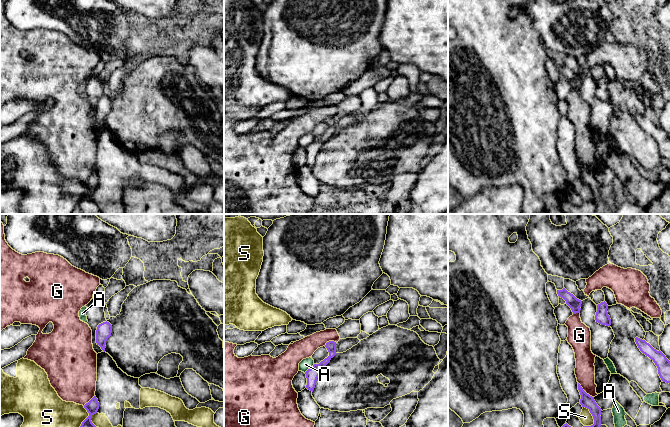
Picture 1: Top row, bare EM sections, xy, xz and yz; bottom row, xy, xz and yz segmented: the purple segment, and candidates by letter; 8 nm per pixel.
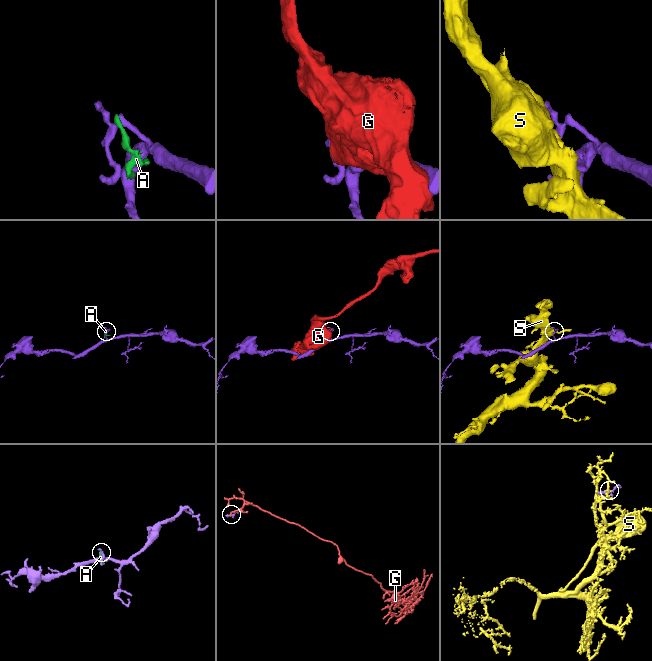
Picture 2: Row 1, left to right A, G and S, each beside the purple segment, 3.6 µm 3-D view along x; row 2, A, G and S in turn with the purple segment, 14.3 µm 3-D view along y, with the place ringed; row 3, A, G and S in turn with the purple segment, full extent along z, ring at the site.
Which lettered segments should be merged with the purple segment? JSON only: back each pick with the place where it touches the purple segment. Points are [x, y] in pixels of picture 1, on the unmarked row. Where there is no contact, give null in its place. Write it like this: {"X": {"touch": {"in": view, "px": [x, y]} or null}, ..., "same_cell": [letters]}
{"same_cell": []}

